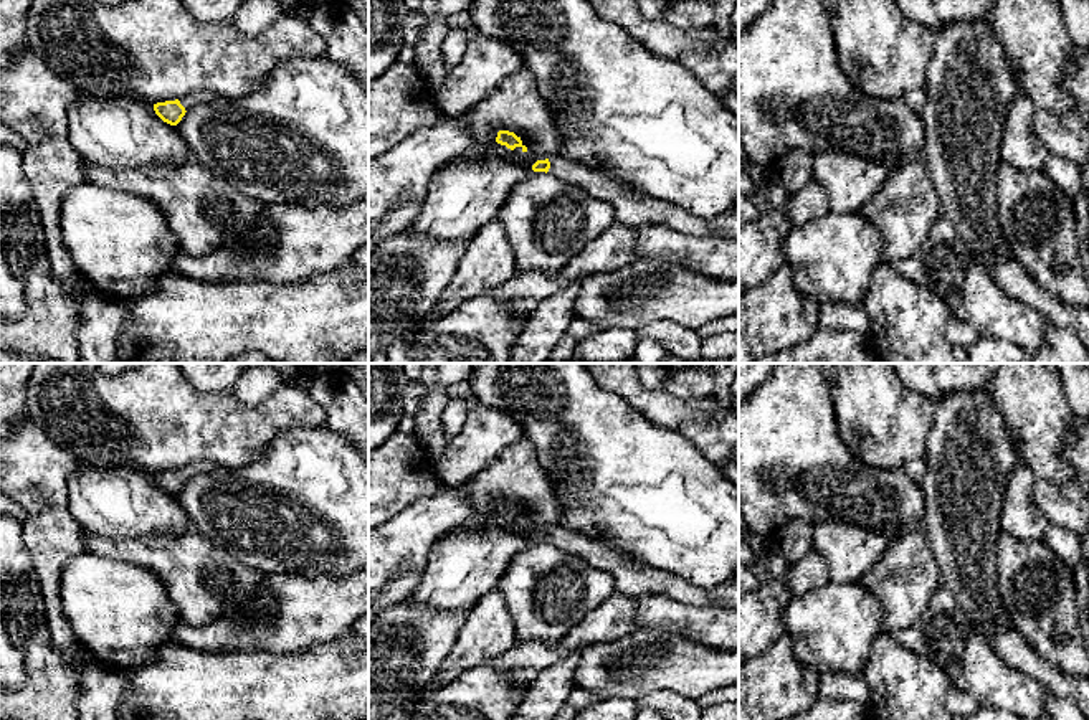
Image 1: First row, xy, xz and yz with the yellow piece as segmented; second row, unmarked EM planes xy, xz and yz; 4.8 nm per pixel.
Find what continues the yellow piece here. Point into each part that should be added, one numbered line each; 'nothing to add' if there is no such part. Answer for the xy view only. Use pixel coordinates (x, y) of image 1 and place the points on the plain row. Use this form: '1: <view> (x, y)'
1: xy (195, 468)

